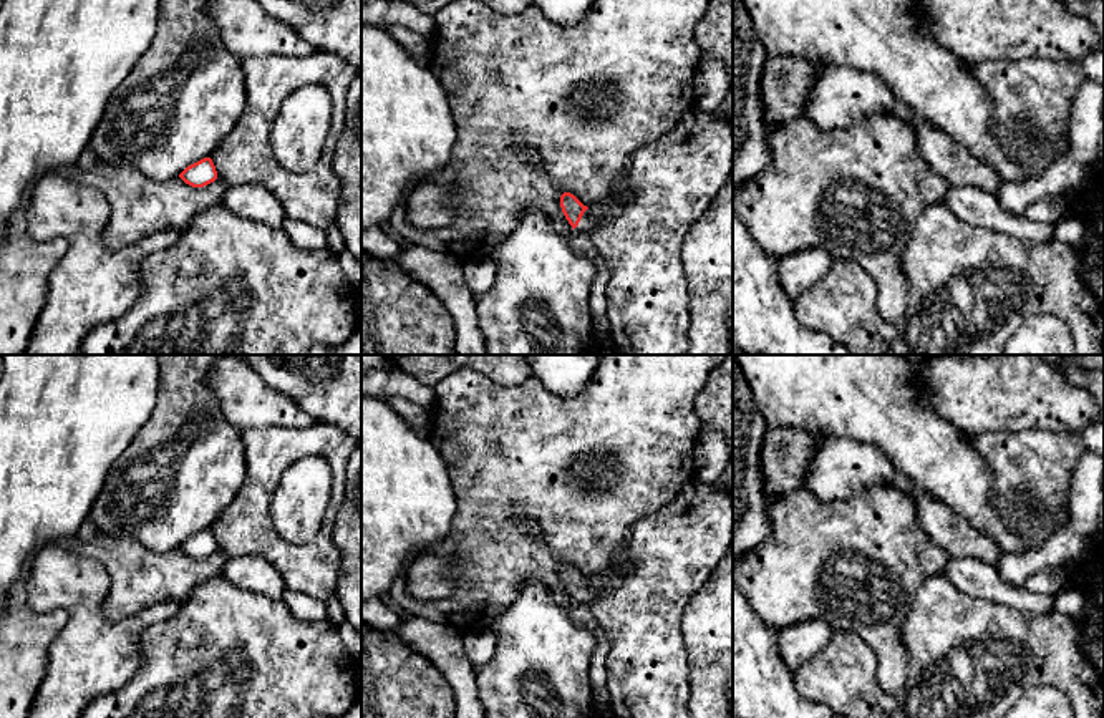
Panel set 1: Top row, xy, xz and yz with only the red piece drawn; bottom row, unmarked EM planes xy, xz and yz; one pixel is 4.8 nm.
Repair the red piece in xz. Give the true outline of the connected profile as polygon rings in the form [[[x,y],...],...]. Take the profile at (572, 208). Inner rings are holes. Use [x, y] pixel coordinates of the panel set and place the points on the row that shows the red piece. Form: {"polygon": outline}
{"polygon": [[[574,194],[560,196],[560,207],[574,230],[590,234],[595,224],[593,212],[583,206]]]}

